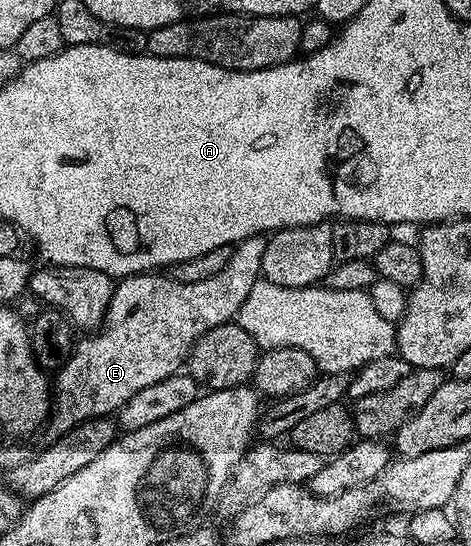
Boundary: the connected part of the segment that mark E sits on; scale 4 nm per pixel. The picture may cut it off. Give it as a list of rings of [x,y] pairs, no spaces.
[[[250,236],[245,238],[239,244],[234,245],[231,250],[231,257],[225,270],[221,270],[221,274],[213,274],[213,278],[205,278],[205,282],[181,282],[180,280],[171,279],[167,274],[136,274],[133,276],[124,276],[118,281],[111,295],[111,301],[107,307],[107,315],[103,318],[103,323],[98,330],[92,331],[90,334],[78,341],[71,356],[63,363],[62,368],[58,369],[53,376],[53,407],[49,413],[49,428],[55,431],[54,435],[60,437],[70,432],[72,428],[76,428],[78,424],[84,424],[87,420],[92,420],[98,416],[110,417],[112,414],[118,413],[120,408],[125,406],[125,402],[129,402],[129,398],[133,398],[133,394],[138,394],[140,390],[145,390],[145,386],[153,386],[159,384],[165,378],[176,375],[186,365],[187,358],[191,354],[191,345],[196,344],[200,338],[209,330],[213,330],[222,324],[232,323],[238,317],[241,305],[245,303],[245,298],[249,298],[249,290],[253,290],[255,283],[263,275],[263,267],[261,266],[261,258],[265,258],[265,246],[267,245],[267,236]]]

